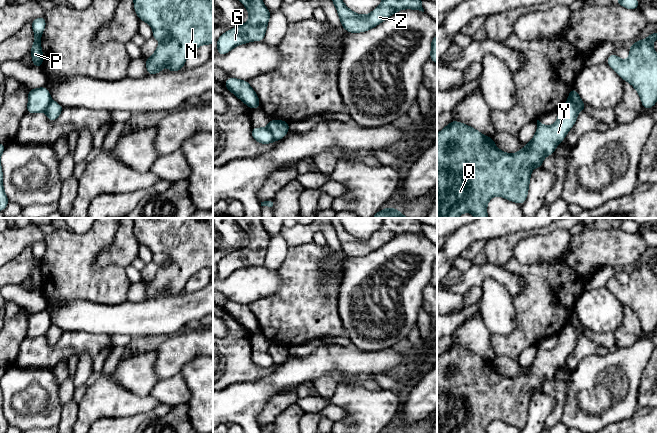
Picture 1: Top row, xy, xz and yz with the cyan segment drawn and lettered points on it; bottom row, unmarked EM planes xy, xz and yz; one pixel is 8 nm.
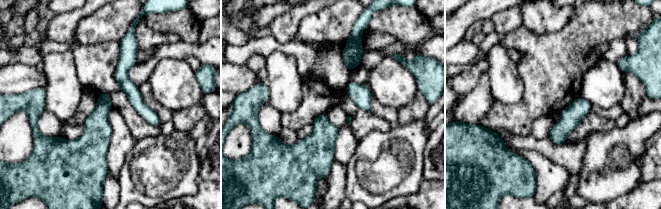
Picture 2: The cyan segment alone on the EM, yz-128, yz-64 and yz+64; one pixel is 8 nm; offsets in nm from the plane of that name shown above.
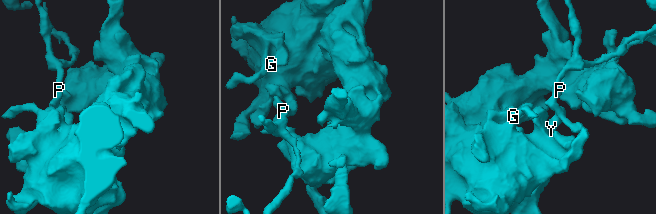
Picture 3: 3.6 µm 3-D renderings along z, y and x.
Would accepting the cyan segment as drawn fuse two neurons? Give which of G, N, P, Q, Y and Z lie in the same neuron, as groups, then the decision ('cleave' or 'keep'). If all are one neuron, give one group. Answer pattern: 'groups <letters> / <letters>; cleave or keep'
groups G N Q Y Z / P; cleave

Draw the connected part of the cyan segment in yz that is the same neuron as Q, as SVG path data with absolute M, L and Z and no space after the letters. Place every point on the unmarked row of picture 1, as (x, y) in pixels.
M567 325L557 335L558 343L555 348L545 350L537 344L537 354L533 363L514 378L498 373L492 361L484 360L473 351L452 344L437 358L437 433L487 433L489 424L494 420L501 420L523 429L528 419L531 395L535 391L543 392L544 382L553 378L556 370L565 363L580 335L577 329Z

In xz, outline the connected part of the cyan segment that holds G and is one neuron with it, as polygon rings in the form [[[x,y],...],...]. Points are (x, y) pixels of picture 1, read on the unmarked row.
[[[236,218],[236,220],[247,232],[249,244],[224,256],[217,263],[218,279],[225,279],[240,268],[264,264],[271,236],[264,229],[261,218]]]

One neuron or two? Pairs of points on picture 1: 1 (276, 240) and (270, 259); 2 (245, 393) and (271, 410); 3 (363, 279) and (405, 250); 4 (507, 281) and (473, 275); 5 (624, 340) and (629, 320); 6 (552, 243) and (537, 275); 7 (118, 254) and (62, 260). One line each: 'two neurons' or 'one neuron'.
1: one neuron
2: two neurons
3: one neuron
4: one neuron
5: one neuron
6: two neurons
7: two neurons

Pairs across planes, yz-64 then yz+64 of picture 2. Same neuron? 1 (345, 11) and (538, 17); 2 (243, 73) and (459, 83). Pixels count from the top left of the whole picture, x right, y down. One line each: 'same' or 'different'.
1: same
2: different

